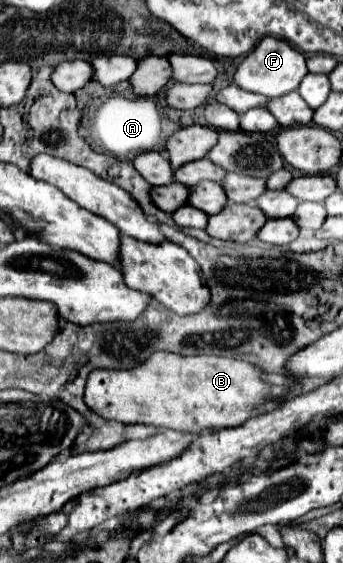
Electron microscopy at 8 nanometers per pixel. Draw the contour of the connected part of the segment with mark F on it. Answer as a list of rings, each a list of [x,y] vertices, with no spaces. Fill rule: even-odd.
[[[264,37],[256,45],[256,49],[252,53],[248,53],[244,57],[244,61],[238,65],[234,81],[244,91],[260,93],[260,95],[266,95],[268,99],[274,99],[274,97],[282,97],[282,95],[298,89],[298,85],[306,77],[306,73],[308,73],[306,57],[300,51],[296,51],[294,47],[290,47],[284,39]]]

